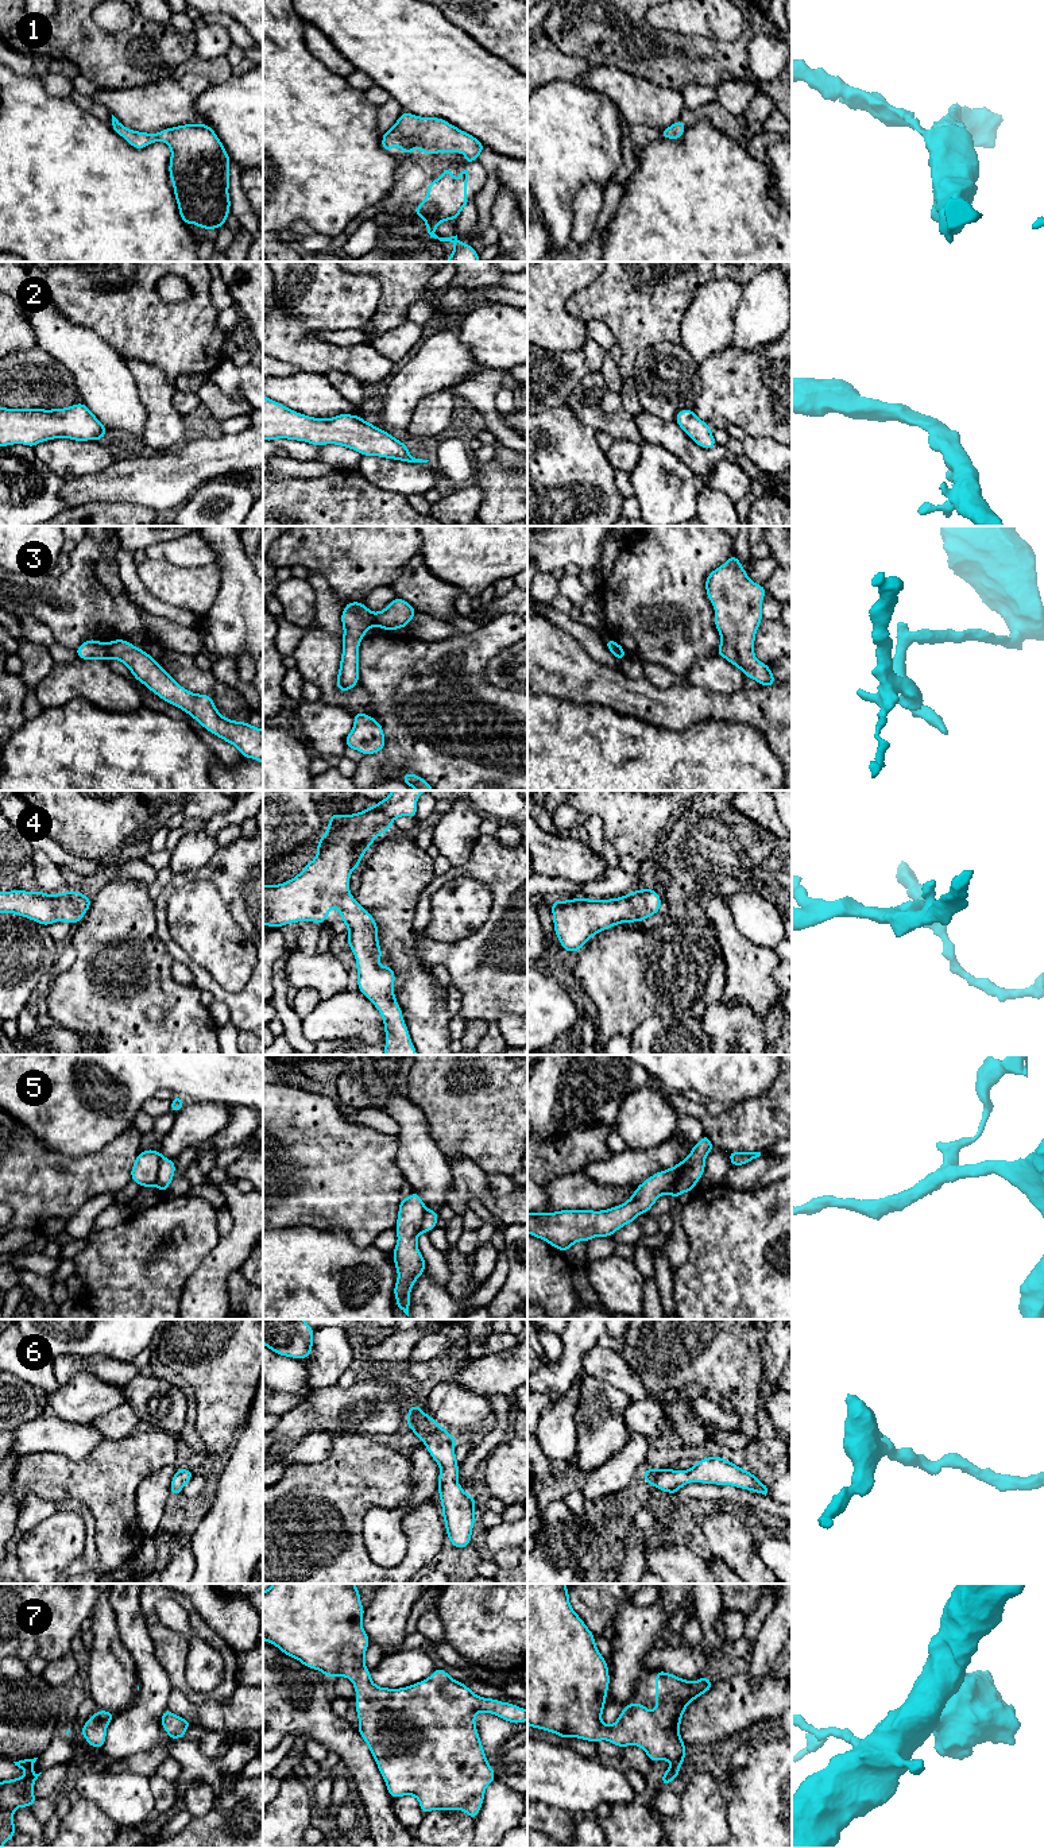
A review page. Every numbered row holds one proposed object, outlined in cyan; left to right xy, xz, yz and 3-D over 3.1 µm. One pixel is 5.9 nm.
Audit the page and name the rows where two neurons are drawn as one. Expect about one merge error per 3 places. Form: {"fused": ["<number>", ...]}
{"fused": ["3", "5"]}

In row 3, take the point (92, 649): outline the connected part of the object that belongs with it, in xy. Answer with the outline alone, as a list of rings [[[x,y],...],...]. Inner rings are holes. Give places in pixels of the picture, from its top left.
[[[88,639],[82,642],[77,649],[77,658],[80,660],[101,660],[108,661],[109,654],[107,650],[107,643],[97,639]]]

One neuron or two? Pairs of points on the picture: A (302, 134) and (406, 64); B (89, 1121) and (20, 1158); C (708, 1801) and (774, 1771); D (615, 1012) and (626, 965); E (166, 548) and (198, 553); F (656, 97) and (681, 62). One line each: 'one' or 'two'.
A: two
B: two
C: two
D: one
E: one
F: two

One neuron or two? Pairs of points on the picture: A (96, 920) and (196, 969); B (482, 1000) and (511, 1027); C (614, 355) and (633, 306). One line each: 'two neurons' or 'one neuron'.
A: two neurons
B: two neurons
C: two neurons

